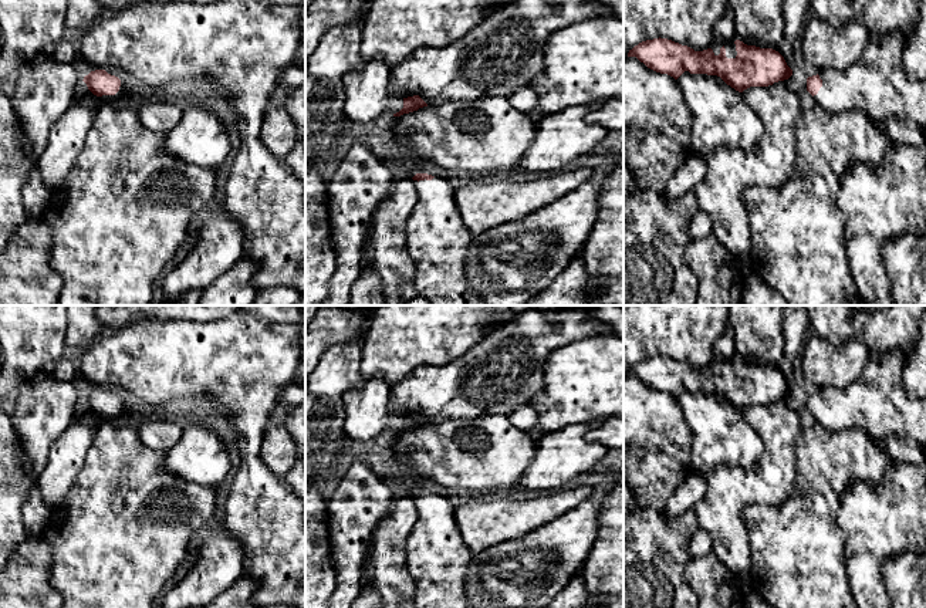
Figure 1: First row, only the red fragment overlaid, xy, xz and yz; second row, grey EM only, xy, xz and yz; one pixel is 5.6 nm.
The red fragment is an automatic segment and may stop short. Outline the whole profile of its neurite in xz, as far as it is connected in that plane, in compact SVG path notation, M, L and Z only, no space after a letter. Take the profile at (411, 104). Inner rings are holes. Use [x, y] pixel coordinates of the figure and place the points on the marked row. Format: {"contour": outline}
{"contour": "M419 95L408 97L403 98L403 108L399 112L393 114L393 116L401 116L403 114L418 111L423 107L427 107L427 104Z"}

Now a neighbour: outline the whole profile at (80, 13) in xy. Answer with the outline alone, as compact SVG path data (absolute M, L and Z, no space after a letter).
M67 0L65 27L88 28L104 17L99 0Z

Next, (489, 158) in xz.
M487 97L477 101L449 101L437 107L393 116L389 136L405 151L406 158L427 161L443 169L467 169L477 173L513 172L535 139L533 119L508 102L508 98Z

